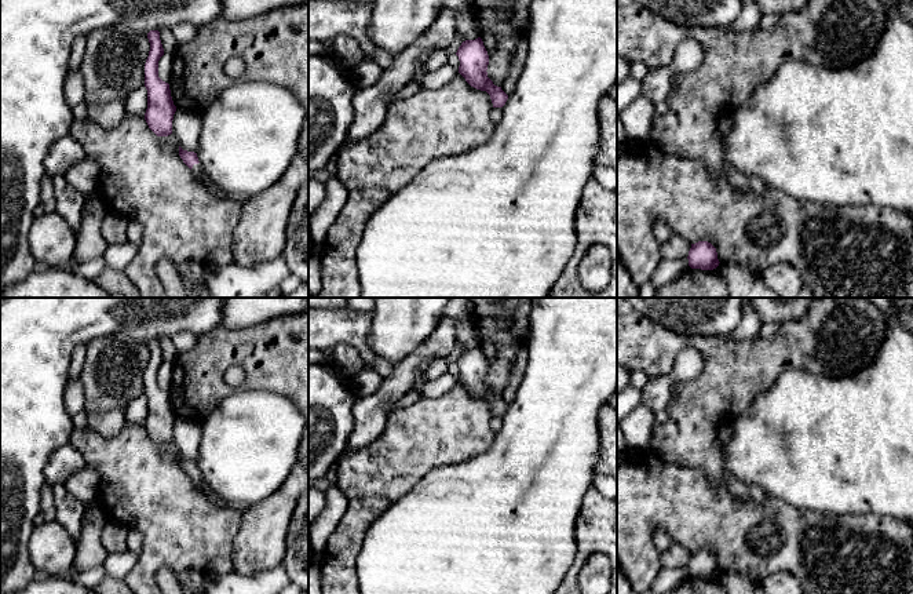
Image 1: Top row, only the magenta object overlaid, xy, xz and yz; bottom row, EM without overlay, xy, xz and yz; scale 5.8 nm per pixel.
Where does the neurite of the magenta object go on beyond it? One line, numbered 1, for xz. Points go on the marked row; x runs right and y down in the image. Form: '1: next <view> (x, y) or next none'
1: next none

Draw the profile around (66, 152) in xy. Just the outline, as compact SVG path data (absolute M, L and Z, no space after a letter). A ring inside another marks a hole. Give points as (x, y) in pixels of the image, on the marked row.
M66 135L52 143L44 160L45 174L51 178L65 175L70 167L83 160L87 160L87 153L81 143Z

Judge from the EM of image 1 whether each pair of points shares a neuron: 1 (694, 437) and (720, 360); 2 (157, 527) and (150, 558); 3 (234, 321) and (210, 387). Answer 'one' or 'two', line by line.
1: one
2: one
3: two

